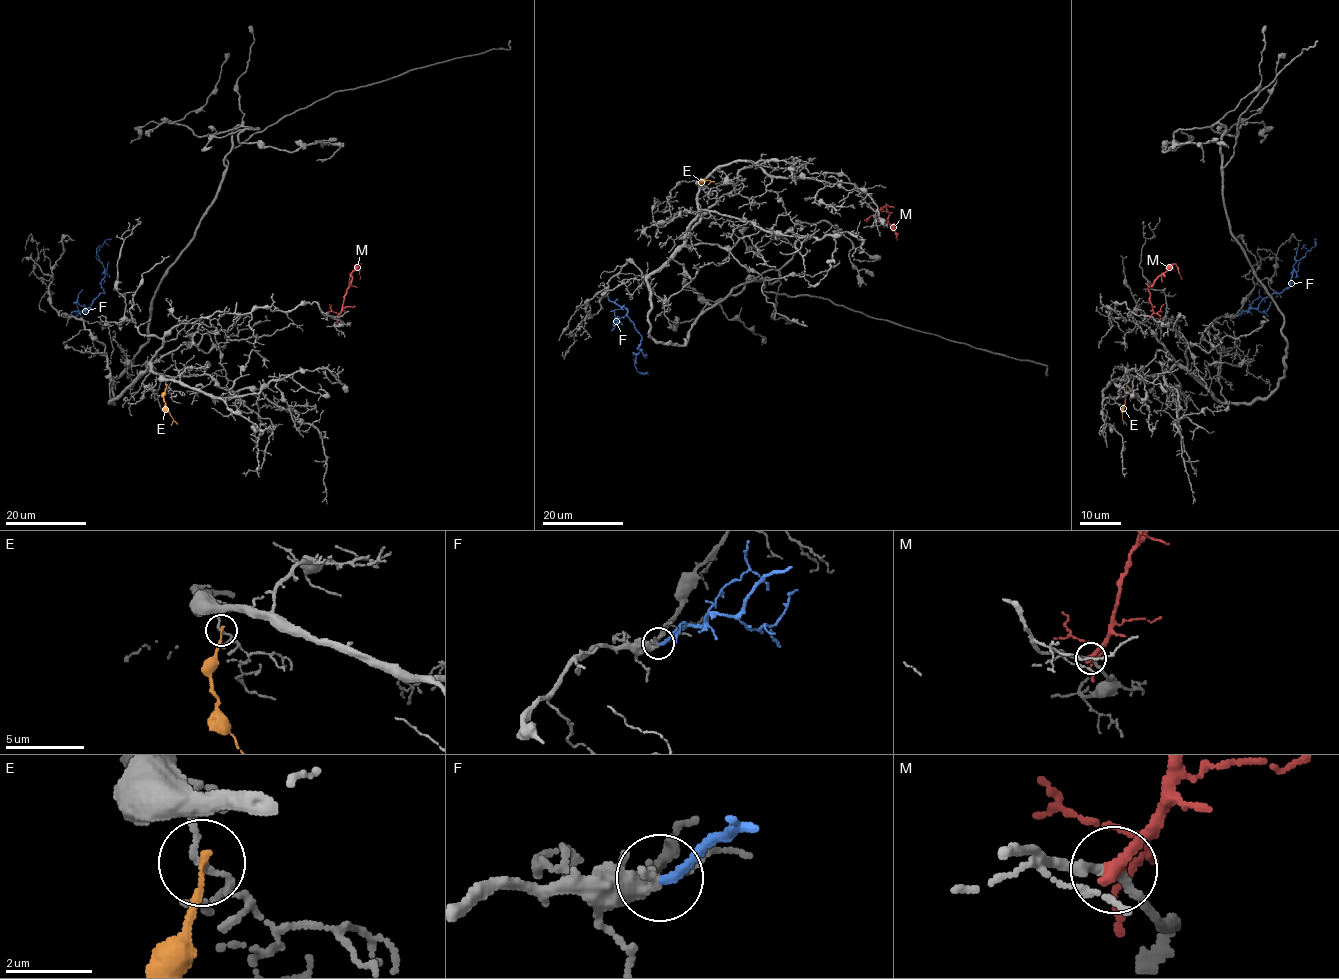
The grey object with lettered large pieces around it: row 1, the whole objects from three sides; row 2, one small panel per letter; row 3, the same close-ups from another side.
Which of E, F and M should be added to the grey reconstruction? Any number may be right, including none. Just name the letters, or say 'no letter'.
F

